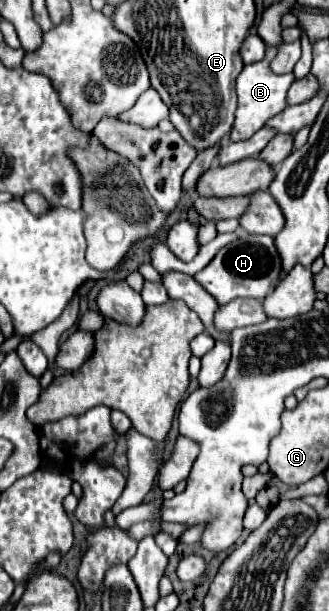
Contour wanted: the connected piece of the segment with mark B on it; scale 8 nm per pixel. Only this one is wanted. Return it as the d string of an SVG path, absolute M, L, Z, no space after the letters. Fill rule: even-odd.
M267 47L265 57L257 63L245 65L241 75L237 77L237 97L239 97L239 105L235 111L235 125L231 131L231 141L245 141L251 139L253 133L257 133L271 117L275 117L277 113L281 113L287 107L287 91L291 87L291 83L295 81L293 73L287 75L275 75L269 69L271 59L275 57L277 47Z

